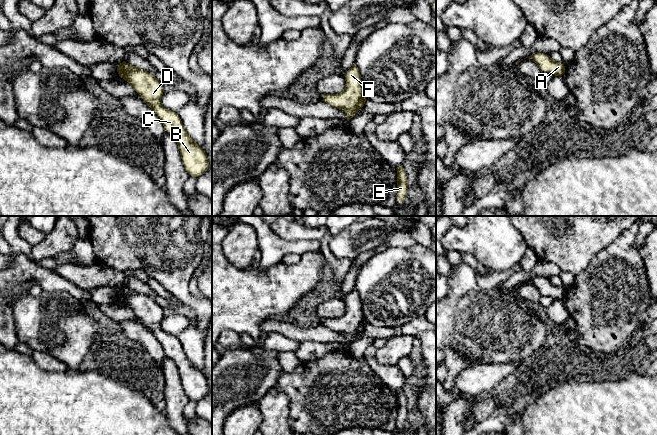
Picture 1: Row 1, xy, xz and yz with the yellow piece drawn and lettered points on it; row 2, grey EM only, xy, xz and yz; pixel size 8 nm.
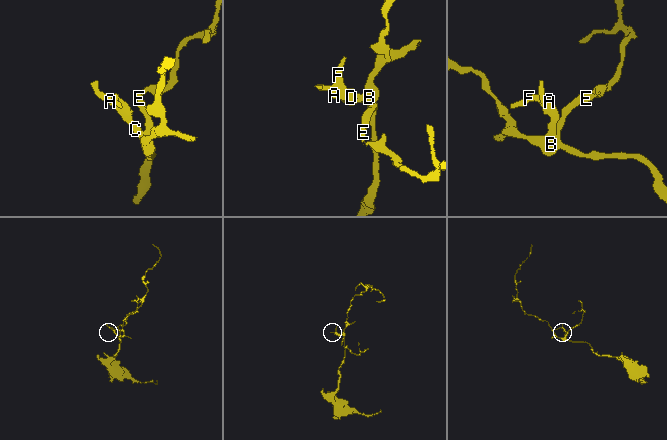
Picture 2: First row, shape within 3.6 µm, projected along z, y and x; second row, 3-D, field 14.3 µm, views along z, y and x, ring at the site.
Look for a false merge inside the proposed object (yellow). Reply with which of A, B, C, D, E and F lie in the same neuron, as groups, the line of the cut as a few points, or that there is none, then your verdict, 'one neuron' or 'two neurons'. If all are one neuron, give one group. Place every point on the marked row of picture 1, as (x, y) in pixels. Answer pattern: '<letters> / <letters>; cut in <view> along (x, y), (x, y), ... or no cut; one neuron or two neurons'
A B C D E F; no cut; one neuron

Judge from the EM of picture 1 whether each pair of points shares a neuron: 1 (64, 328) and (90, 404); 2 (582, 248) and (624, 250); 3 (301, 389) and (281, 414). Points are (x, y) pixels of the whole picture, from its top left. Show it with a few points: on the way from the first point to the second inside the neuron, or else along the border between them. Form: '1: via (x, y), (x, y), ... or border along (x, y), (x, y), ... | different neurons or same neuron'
1: border along (68, 370), (77, 371) | different neurons
2: border along (621, 233), (601, 249), (587, 265) | different neurons
3: border along (273, 387), (282, 391), (288, 397), (290, 424) | different neurons

